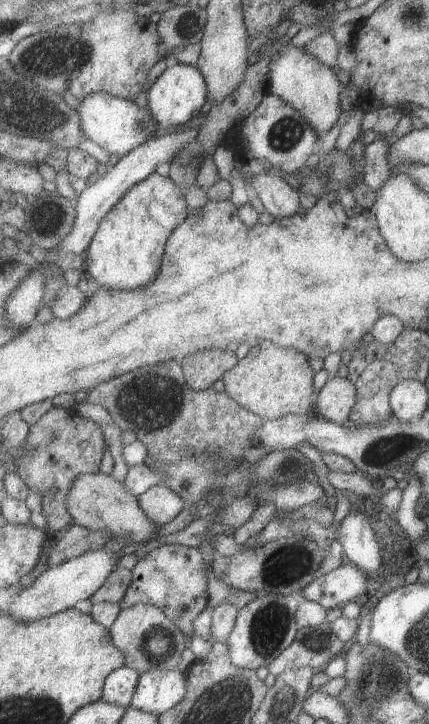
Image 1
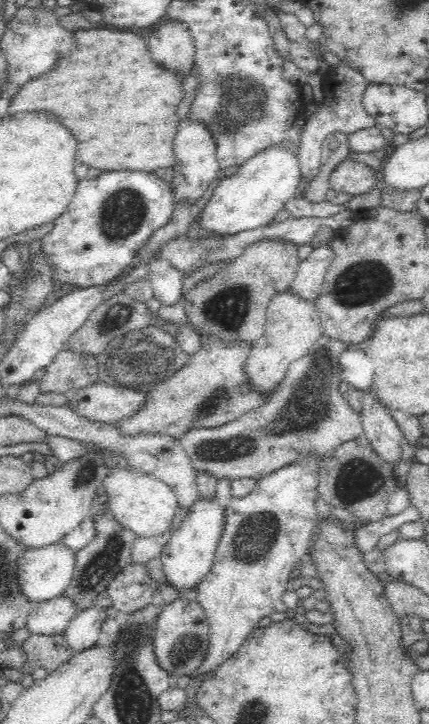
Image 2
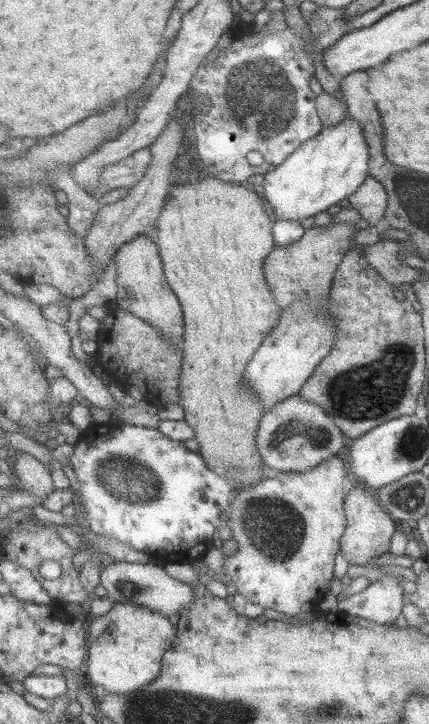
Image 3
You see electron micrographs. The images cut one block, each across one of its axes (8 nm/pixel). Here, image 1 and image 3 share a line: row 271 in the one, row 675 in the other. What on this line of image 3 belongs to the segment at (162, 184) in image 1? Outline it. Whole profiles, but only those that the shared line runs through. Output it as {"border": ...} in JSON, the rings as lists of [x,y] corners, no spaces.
{"border":[[[115,602],[113,610],[91,618],[87,628],[90,644],[87,678],[95,690],[111,694],[131,694],[159,678],[162,660],[178,638],[175,619],[147,606],[123,602]]]}

